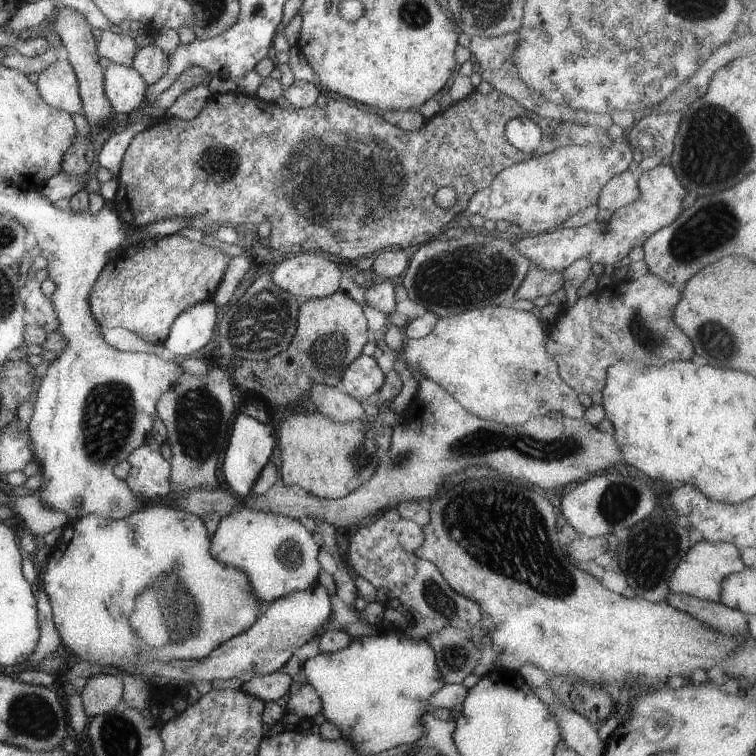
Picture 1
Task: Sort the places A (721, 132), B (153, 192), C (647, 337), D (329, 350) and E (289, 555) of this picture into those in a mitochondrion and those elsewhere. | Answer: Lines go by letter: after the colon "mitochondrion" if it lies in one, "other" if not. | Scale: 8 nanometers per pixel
A: mitochondrion
B: other
C: mitochondrion
D: mitochondrion
E: mitochondrion

